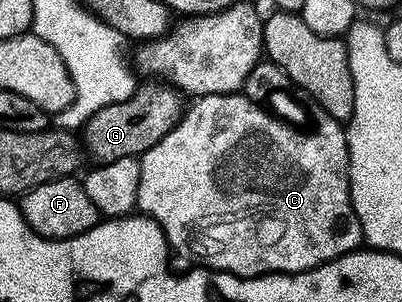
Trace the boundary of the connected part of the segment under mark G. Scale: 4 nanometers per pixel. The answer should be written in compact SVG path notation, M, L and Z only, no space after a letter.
M164 82L138 83L130 100L115 102L111 106L103 106L79 132L86 157L93 159L94 165L115 162L119 158L142 157L176 124L183 115L182 93L171 84Z

